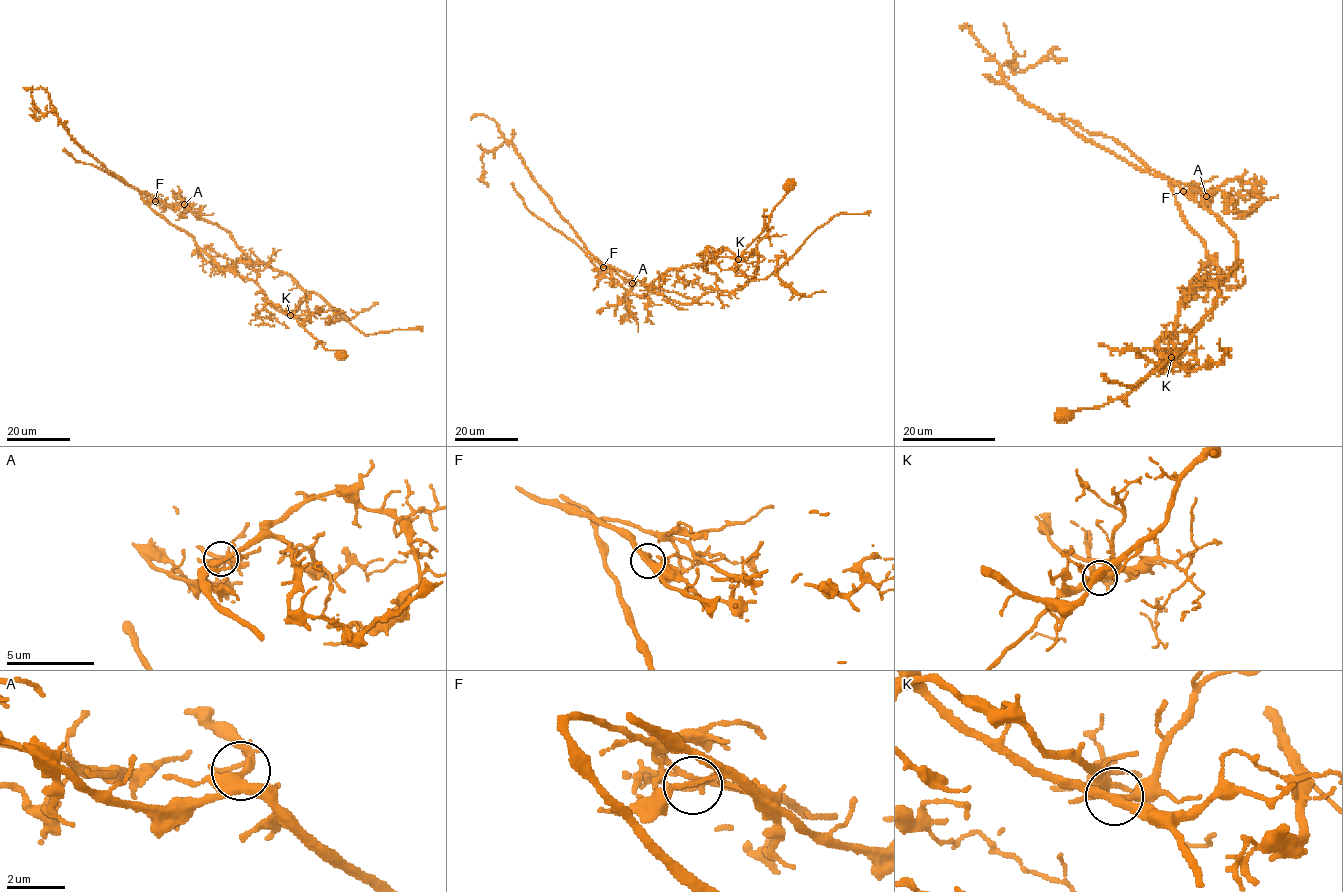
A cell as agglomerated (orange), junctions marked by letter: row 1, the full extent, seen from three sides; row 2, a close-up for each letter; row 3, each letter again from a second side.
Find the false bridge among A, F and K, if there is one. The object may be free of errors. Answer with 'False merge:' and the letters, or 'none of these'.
False merge: F

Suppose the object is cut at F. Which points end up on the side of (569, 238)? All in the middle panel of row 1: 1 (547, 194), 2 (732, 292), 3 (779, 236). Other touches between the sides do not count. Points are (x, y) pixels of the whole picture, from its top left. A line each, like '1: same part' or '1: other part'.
1: other part
2: other part
3: other part

